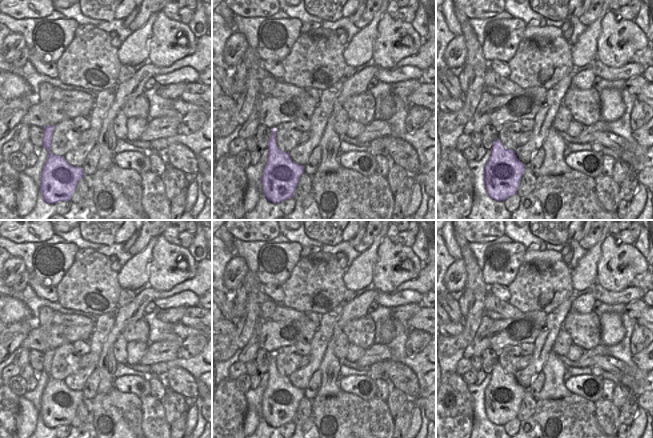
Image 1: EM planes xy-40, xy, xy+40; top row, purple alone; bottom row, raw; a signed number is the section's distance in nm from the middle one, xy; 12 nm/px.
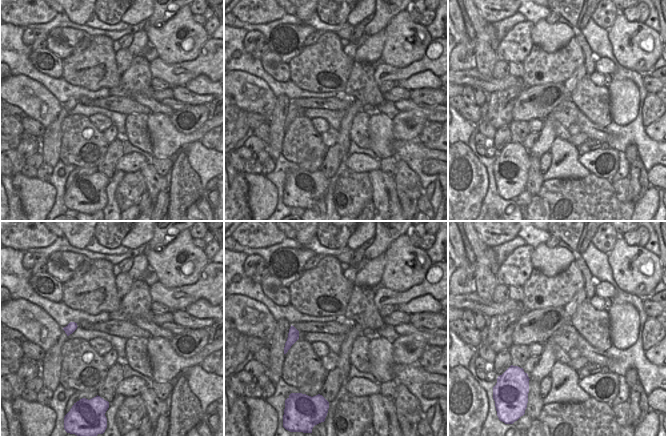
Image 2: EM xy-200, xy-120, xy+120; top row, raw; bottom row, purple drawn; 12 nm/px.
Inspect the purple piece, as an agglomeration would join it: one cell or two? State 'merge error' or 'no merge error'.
no merge error

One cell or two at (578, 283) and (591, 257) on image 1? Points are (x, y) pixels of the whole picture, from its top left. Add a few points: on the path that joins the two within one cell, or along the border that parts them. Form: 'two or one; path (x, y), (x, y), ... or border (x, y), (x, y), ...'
one; path (583, 277), (588, 263)

